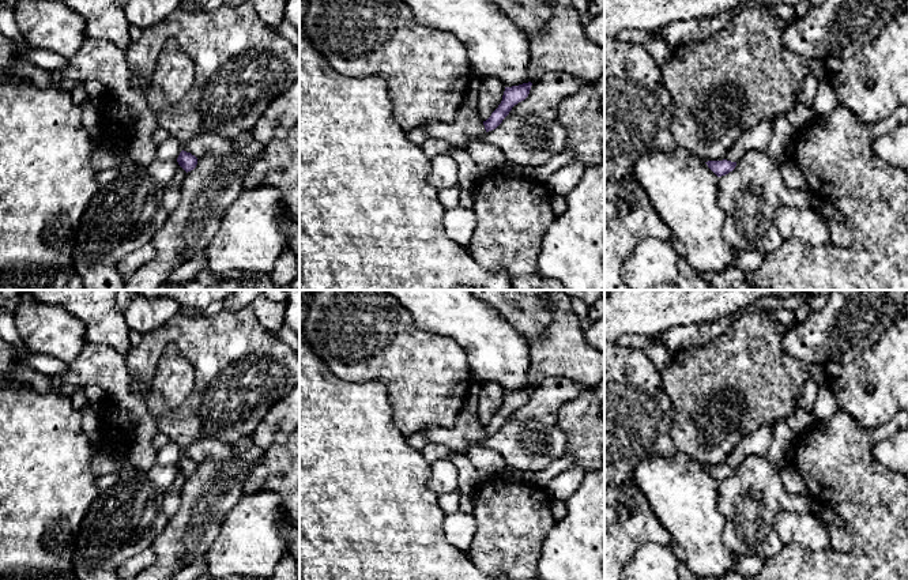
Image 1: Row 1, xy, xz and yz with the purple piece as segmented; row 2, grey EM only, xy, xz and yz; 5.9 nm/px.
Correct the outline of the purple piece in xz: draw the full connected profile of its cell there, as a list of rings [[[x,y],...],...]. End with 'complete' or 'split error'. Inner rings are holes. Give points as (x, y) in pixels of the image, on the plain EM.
[[[528,387],[519,391],[505,392],[501,408],[491,421],[483,426],[486,437],[496,434],[509,419],[512,413],[528,402],[531,391],[532,388]]] | complete

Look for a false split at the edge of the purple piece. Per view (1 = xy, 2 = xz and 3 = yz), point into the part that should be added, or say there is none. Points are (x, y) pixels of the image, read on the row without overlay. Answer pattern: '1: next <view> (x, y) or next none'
1: next none
2: next none
3: next none

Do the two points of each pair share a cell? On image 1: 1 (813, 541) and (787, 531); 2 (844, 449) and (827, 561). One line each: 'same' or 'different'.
1: same
2: same

